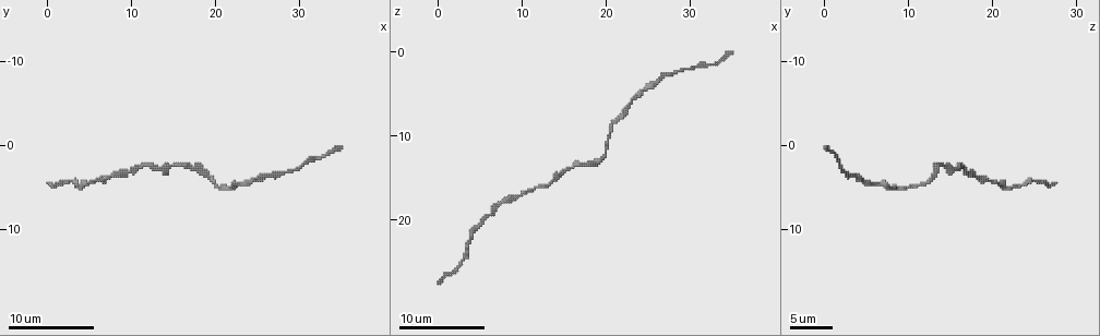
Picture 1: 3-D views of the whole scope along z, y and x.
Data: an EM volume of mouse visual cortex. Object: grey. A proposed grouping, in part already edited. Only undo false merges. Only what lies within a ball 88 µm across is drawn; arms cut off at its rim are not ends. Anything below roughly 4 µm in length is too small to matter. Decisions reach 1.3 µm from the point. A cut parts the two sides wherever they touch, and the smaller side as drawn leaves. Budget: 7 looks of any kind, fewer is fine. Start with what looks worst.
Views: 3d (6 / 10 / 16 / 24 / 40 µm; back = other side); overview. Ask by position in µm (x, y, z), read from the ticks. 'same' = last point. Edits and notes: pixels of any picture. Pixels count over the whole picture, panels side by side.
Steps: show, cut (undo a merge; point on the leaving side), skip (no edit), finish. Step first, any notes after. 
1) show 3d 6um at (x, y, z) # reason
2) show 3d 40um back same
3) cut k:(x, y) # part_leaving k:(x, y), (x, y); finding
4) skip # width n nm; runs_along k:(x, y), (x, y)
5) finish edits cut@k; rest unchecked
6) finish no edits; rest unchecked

show 3d 10um at (17.6, 2.8, 13.4)

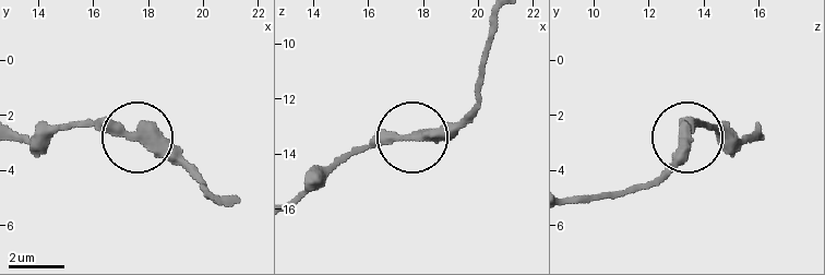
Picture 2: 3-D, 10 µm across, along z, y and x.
show 3d 6um at (17.5, 2.6, 13.3)

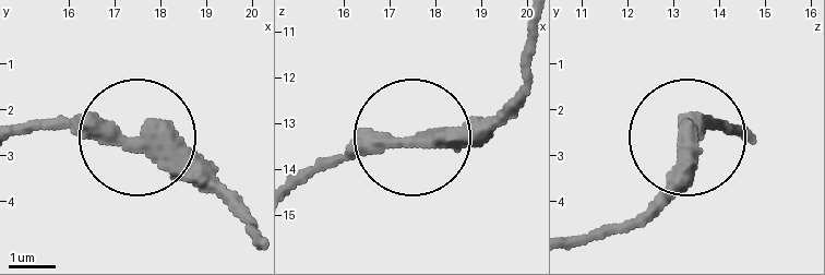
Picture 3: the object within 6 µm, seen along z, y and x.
skip # width 400 nm; all the same neuron

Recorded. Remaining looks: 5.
show 3d 10um at (7.6, 3.6, 18.0) # thin neck

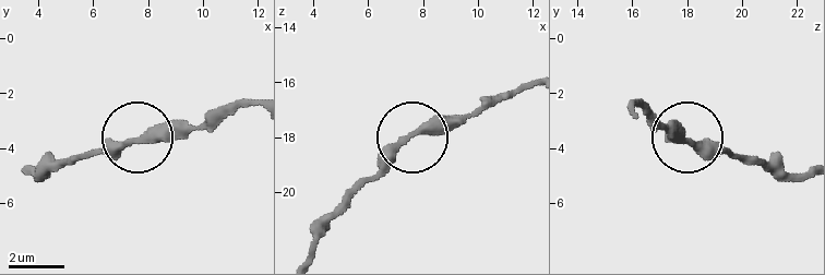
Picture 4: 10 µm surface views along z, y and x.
skip # runs_along 4:(629, 105), (643, 105), (684, 138), (753, 154); continuous, no second neuron

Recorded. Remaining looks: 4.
show 3d 10um at (2.4, 4.4, 25.2)

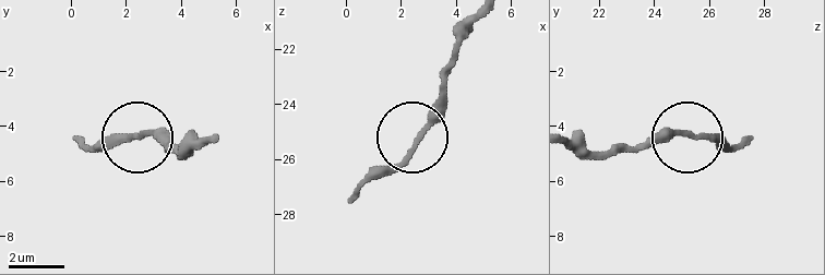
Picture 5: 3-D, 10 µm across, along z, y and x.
show 3d 6um at (2.5, 4.3, 25.3) # closer look

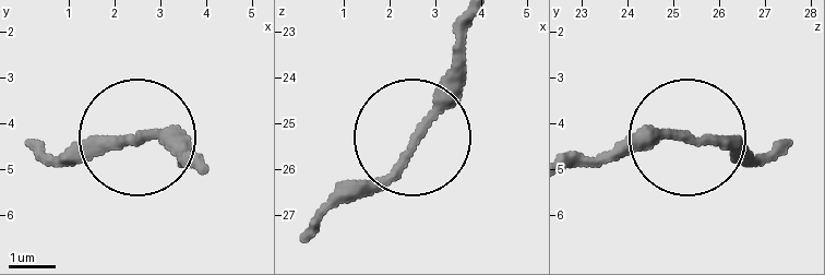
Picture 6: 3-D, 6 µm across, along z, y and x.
skip # one neuron here

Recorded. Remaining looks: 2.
show 3d 10um at (25.8, 3.4, 3.6) # thin neck

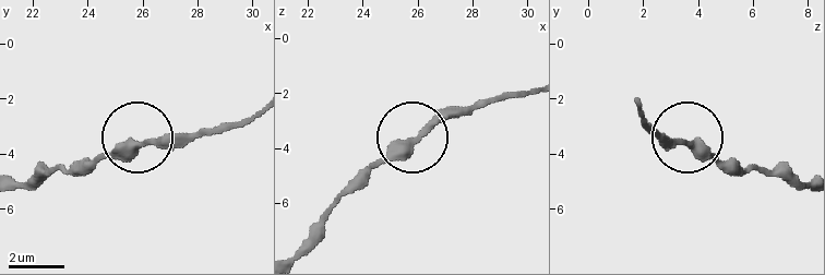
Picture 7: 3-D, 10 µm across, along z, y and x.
show 3d 10um back at (26.1, 3.7, 3.6) # from behind

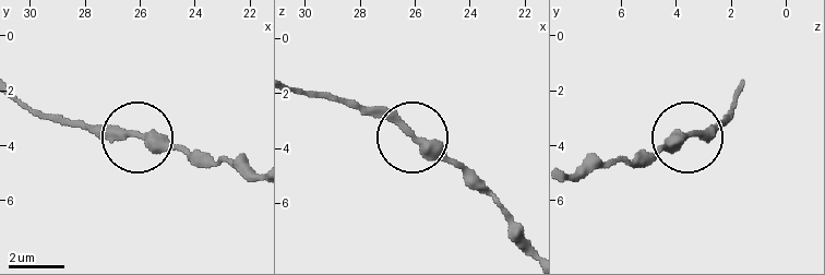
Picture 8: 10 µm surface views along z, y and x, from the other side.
skip # width 320 nm; runs_along 8:(529, 242), (517, 222), (454, 165), (358, 104); all the same neuron

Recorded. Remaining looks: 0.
finish no edits; rest unchecked

